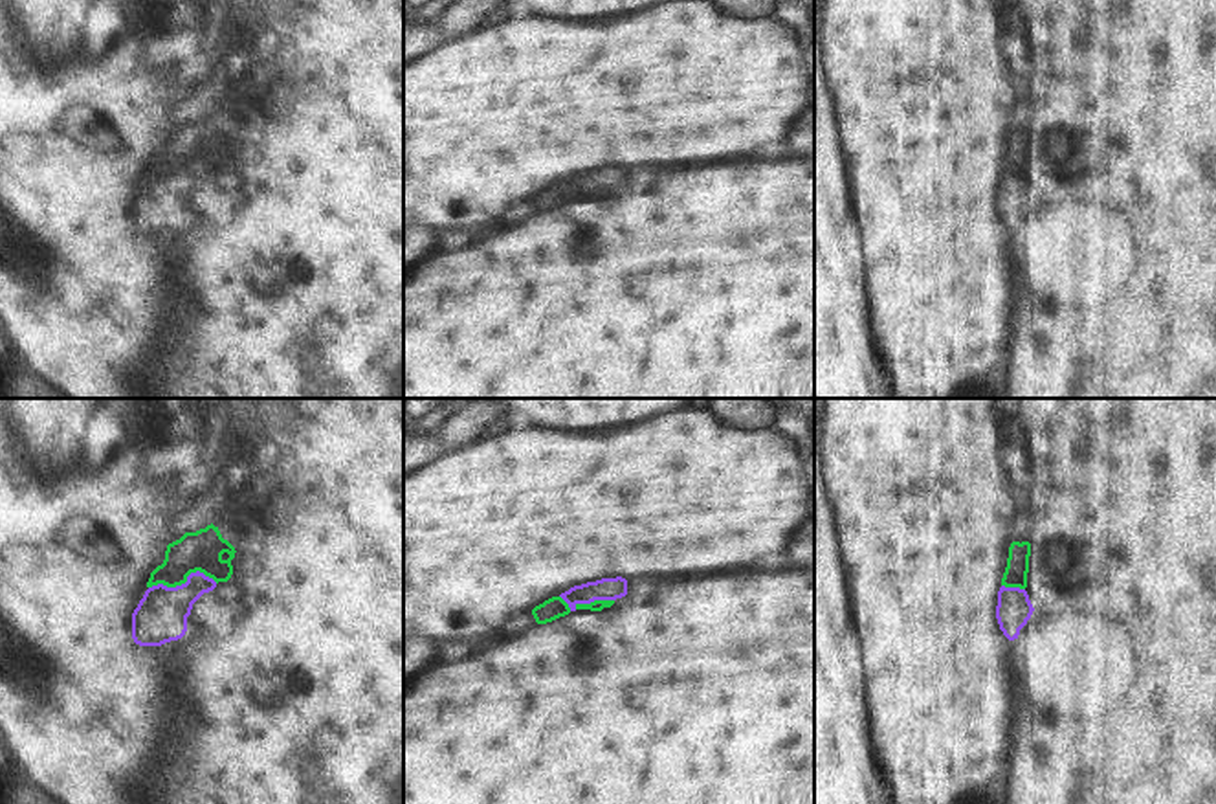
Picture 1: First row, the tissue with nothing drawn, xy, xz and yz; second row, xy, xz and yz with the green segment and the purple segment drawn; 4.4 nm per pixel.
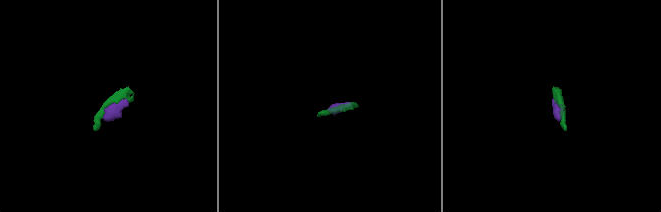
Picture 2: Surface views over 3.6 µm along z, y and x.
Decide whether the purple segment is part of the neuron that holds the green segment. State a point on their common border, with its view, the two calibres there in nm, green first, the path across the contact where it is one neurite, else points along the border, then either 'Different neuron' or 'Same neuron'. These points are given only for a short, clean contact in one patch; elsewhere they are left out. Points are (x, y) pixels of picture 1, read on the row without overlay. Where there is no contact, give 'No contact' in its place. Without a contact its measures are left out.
Touches green at xy (184, 171). Thickness 180 nm (green) against 220 nm. Different neuron.

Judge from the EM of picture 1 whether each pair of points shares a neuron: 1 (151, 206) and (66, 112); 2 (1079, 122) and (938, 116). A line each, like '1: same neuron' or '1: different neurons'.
1: same neuron
2: different neurons

